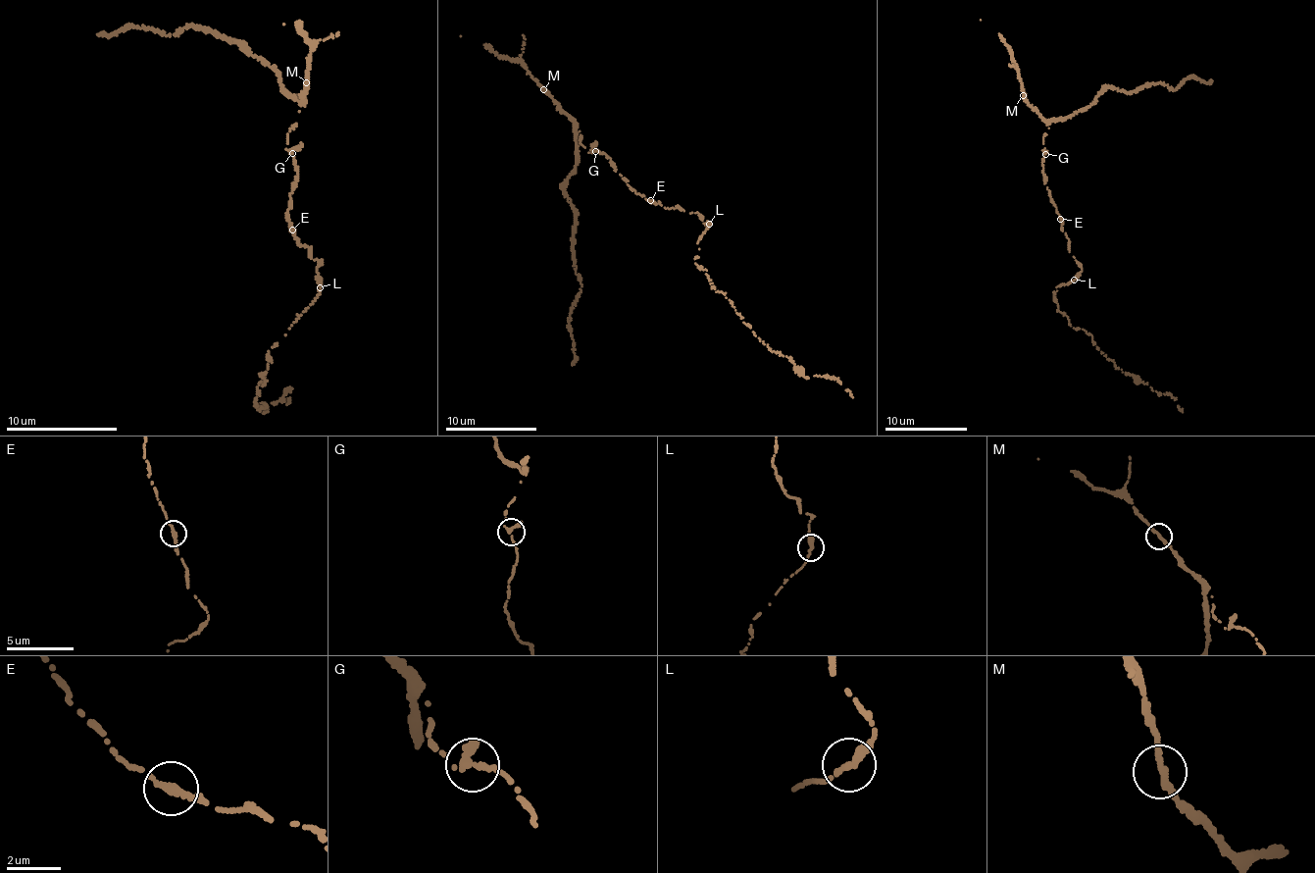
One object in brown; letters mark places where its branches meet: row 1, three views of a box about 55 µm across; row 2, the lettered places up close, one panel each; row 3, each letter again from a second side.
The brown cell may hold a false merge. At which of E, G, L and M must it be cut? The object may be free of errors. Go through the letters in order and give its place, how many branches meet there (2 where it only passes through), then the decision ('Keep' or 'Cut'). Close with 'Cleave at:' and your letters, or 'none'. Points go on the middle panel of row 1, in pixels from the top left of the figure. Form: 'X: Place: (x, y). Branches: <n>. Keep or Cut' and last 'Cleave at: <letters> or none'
E: Place: (650, 200). Branches: 2. Keep
G: Place: (595, 151). Branches: 2. Keep
L: Place: (709, 224). Branches: 2. Keep
M: Place: (543, 89). Branches: 2. Keep
Cleave at: none

